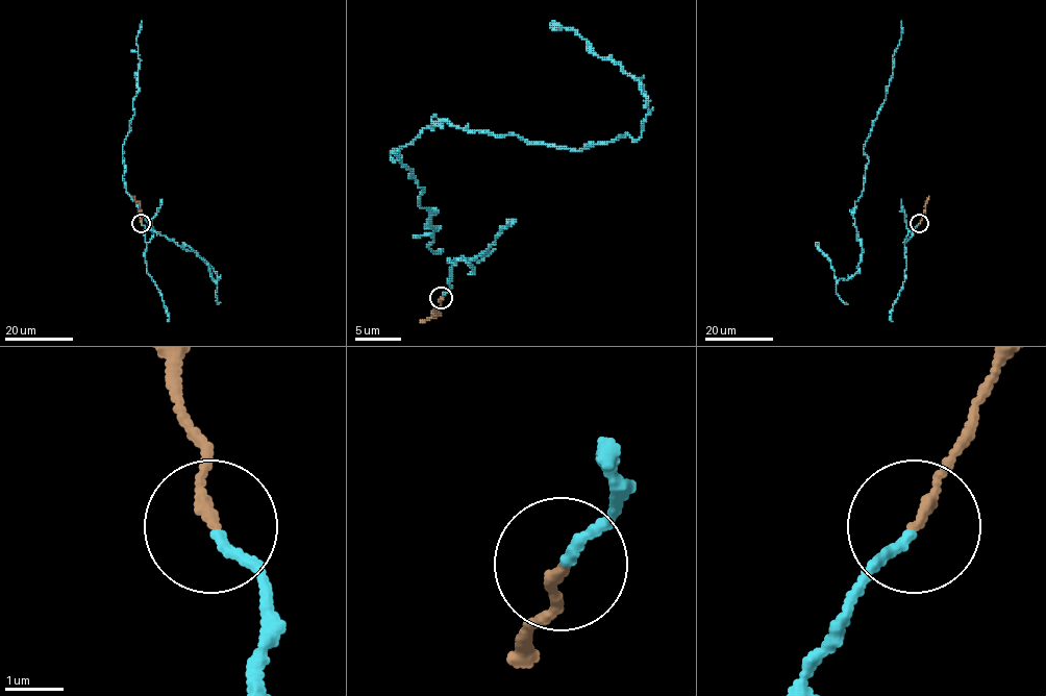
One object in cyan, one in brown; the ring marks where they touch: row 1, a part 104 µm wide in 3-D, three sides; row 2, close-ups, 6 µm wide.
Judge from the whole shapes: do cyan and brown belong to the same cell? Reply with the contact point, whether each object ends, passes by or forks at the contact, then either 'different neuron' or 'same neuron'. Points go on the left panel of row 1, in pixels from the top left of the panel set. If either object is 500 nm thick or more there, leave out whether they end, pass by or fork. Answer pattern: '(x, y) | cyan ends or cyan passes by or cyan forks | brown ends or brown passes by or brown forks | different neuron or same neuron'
(141, 223) | cyan ends | brown ends | different neuron

